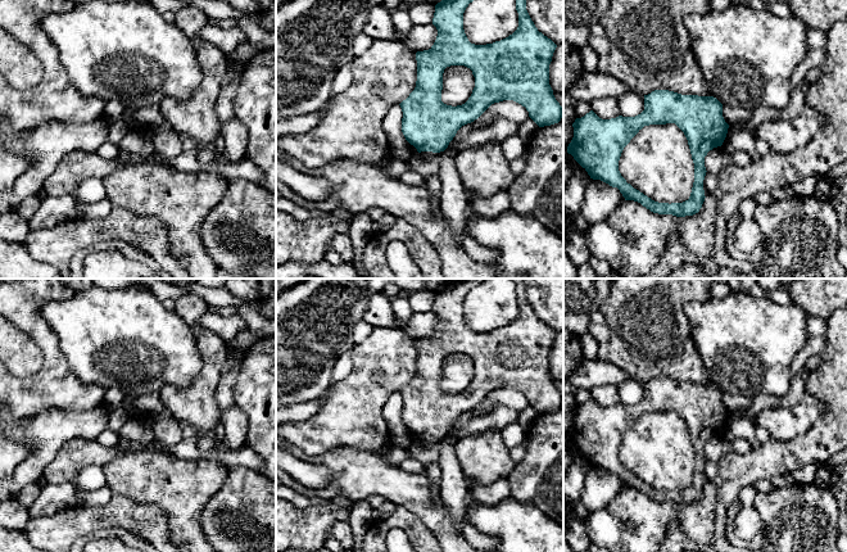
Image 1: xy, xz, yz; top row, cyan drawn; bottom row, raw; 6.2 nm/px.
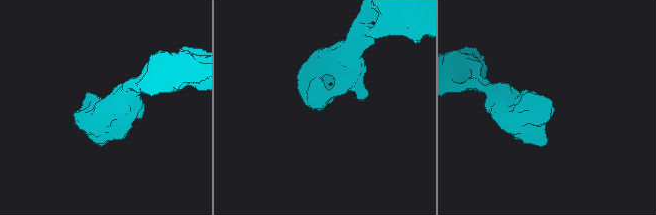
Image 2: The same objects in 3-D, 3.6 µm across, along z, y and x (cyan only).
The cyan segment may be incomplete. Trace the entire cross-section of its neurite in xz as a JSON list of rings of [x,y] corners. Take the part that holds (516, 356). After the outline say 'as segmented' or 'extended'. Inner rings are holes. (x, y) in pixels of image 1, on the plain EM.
[[[511,279],[518,300],[518,315],[512,322],[486,332],[468,329],[463,300],[485,280],[449,281],[435,293],[436,327],[429,338],[416,340],[416,375],[399,392],[402,420],[418,440],[444,439],[462,413],[503,388],[525,394],[539,415],[562,406],[563,395],[549,372],[549,352],[557,332],[535,315],[522,279]],[[450,353],[465,353],[475,365],[471,384],[457,394],[441,389],[443,361]]]; as segmented

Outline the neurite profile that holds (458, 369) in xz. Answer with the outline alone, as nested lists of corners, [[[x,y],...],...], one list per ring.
[[[450,353],[443,361],[441,389],[457,394],[465,392],[475,375],[472,358],[465,353]]]

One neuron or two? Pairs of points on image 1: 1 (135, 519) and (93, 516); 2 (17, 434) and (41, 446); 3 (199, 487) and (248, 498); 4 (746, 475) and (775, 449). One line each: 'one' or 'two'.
1: one
2: one
3: two
4: one

